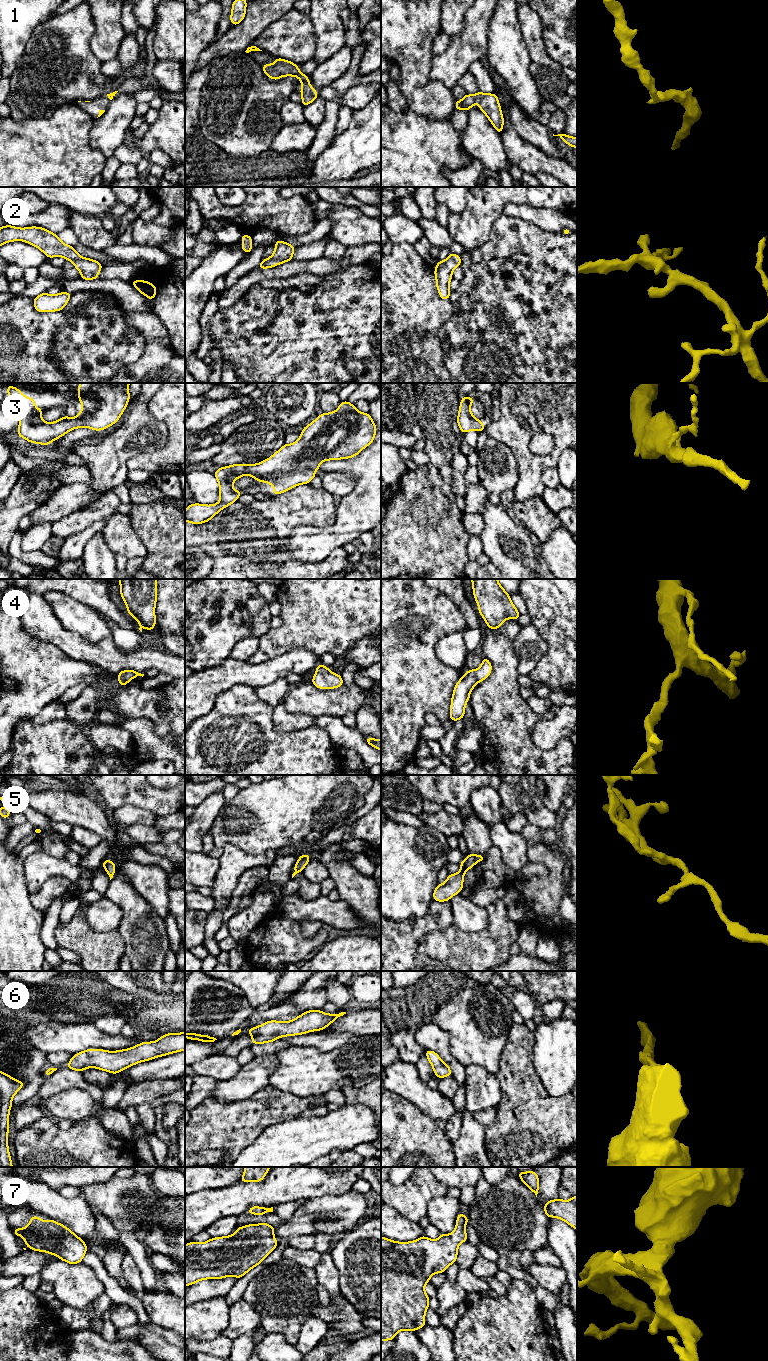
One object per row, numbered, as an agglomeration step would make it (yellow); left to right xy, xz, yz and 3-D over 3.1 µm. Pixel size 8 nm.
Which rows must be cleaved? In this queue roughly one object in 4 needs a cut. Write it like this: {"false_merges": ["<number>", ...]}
{"false_merges": []}

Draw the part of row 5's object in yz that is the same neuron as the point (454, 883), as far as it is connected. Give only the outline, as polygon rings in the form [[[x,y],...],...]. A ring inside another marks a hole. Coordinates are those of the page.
[[[468,854],[467,858],[460,863],[461,870],[456,874],[449,874],[444,884],[439,884],[434,890],[433,900],[443,902],[459,894],[463,888],[464,874],[478,861],[484,861],[484,855]]]

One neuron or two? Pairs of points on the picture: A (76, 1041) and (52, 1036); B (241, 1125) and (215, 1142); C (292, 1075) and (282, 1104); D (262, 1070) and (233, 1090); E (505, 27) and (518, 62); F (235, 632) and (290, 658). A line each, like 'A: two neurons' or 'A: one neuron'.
A: one neuron
B: one neuron
C: two neurons
D: one neuron
E: one neuron
F: two neurons

